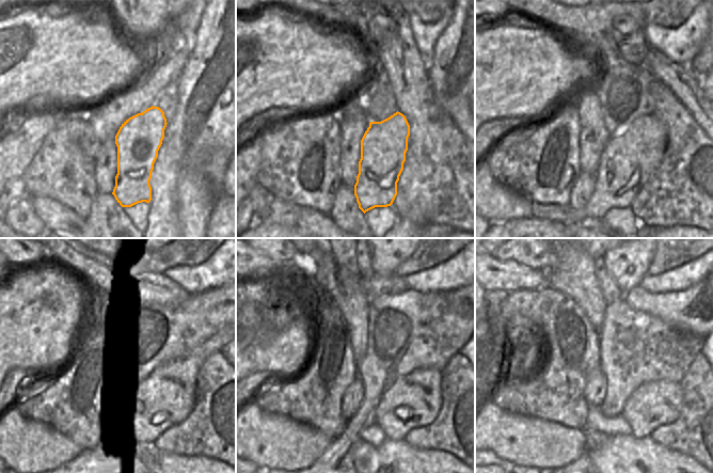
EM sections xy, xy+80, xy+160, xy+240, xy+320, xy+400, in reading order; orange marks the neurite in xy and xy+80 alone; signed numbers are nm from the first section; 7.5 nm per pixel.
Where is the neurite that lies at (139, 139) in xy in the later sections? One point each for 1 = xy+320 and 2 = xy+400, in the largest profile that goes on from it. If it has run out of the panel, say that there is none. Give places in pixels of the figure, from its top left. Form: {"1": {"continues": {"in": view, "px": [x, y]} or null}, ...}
{"1": {"continues": {"in": "xy+320", "px": [414, 400]}}, "2": {"continues": {"in": "xy+400", "px": [652, 405]}}}

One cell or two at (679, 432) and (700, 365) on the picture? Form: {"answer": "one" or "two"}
{"answer": "one"}

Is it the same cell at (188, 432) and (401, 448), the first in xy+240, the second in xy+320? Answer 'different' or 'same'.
different

